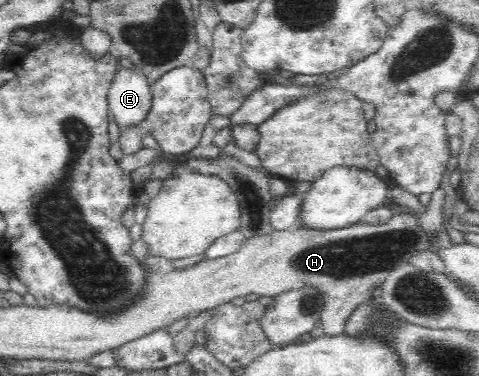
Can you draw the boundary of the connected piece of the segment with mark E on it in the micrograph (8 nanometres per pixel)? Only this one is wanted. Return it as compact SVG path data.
M121 68L108 91L110 120L121 129L141 125L151 109L151 86L140 71Z

